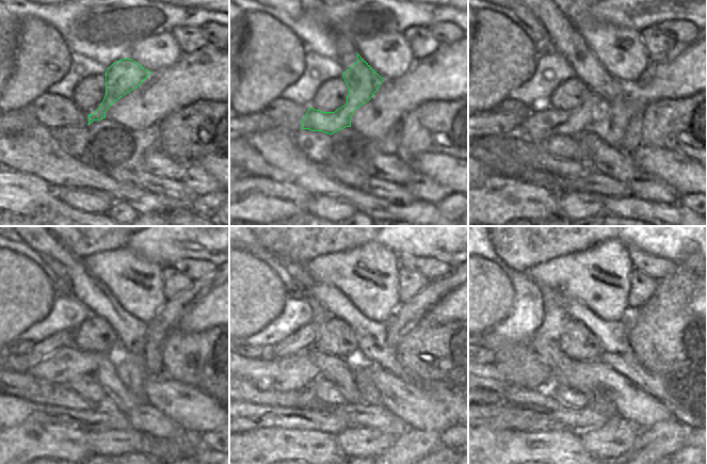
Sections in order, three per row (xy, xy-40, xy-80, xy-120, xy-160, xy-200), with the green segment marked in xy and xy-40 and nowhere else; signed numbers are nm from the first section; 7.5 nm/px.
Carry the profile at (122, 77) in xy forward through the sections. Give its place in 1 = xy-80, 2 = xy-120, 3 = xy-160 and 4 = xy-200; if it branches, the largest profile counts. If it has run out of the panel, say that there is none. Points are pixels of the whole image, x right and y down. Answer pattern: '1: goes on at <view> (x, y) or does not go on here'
1: goes on at xy-80 (545, 122)
2: goes on at xy-120 (69, 363)
3: goes on at xy-160 (296, 371)
4: goes on at xy-200 (524, 368)

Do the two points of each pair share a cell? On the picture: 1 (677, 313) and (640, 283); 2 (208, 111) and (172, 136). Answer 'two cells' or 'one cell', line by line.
1: two cells
2: one cell

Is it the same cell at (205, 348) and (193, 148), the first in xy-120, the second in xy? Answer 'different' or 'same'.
same

